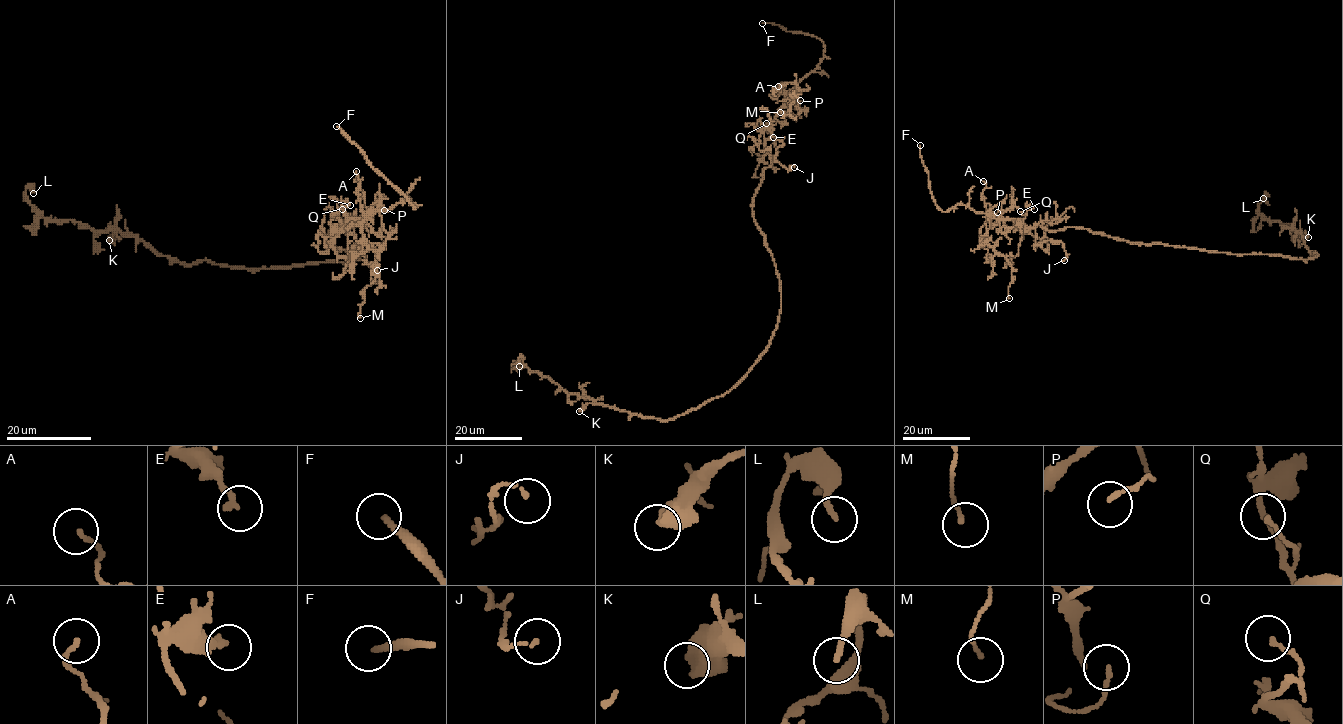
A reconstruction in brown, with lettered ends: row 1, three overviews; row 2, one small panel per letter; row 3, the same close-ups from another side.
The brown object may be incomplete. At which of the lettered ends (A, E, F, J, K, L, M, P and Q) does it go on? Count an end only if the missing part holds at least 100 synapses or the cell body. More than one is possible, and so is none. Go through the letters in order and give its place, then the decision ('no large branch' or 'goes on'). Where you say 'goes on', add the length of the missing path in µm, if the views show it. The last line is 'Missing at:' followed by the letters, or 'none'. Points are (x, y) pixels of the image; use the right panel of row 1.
A: (983, 181) | no large branch
E: (1034, 209) | no large branch
F: (920, 145) | goes on | 30 µm
J: (1064, 260) | no large branch
K: (1308, 237) | no large branch
L: (1263, 198) | no large branch
M: (1009, 298) | no large branch
P: (997, 212) | no large branch
Q: (1020, 211) | no large branch
Missing at: F

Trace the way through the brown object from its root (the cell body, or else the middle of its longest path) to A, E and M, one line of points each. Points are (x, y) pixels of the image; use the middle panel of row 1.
A: (780, 295), (774, 261), (752, 211), (762, 173), (770, 165), (765, 142), (785, 97), (778, 86)
E: (780, 295), (774, 261), (752, 211), (762, 173), (770, 165), (765, 145), (770, 126), (766, 130), (773, 137)
M: (780, 295), (752, 197), (770, 165), (765, 142), (783, 104), (782, 83), (795, 83), (790, 115), (780, 112)

